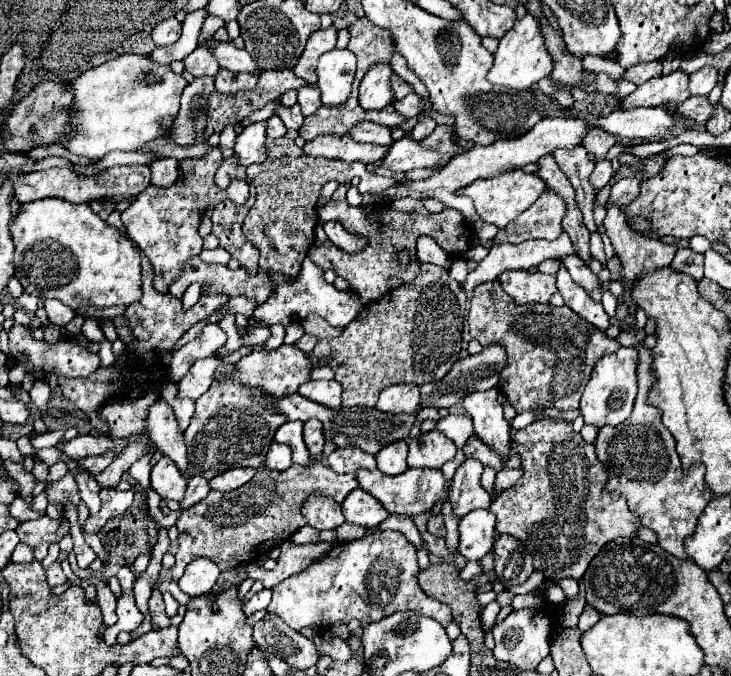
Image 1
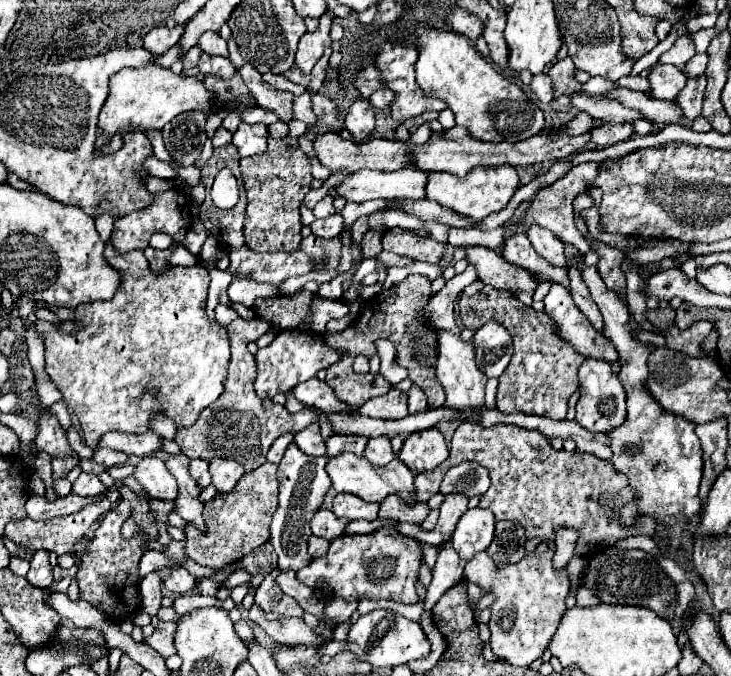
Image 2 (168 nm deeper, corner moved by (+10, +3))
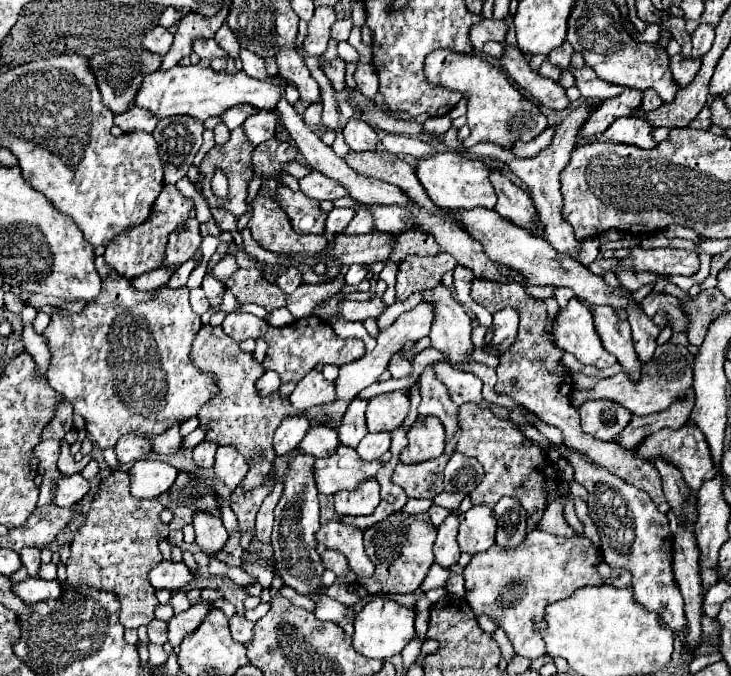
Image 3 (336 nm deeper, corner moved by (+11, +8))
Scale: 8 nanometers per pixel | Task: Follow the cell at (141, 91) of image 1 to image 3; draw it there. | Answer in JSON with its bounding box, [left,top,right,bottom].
[134,65,284,121]

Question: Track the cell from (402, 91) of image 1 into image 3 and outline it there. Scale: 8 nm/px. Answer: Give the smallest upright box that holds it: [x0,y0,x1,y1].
[320,57,346,91]

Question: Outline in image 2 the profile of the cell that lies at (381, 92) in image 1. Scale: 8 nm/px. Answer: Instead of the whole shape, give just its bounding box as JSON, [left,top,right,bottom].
[345,98,375,142]

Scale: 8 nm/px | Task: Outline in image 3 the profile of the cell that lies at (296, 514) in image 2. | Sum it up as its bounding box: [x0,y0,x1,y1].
[272,449,354,637]

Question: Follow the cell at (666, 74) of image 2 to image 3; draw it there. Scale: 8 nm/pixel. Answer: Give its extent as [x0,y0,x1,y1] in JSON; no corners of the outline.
[670,55,700,87]

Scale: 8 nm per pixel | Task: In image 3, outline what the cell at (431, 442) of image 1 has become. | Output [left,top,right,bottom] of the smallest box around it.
[400,415,444,463]

